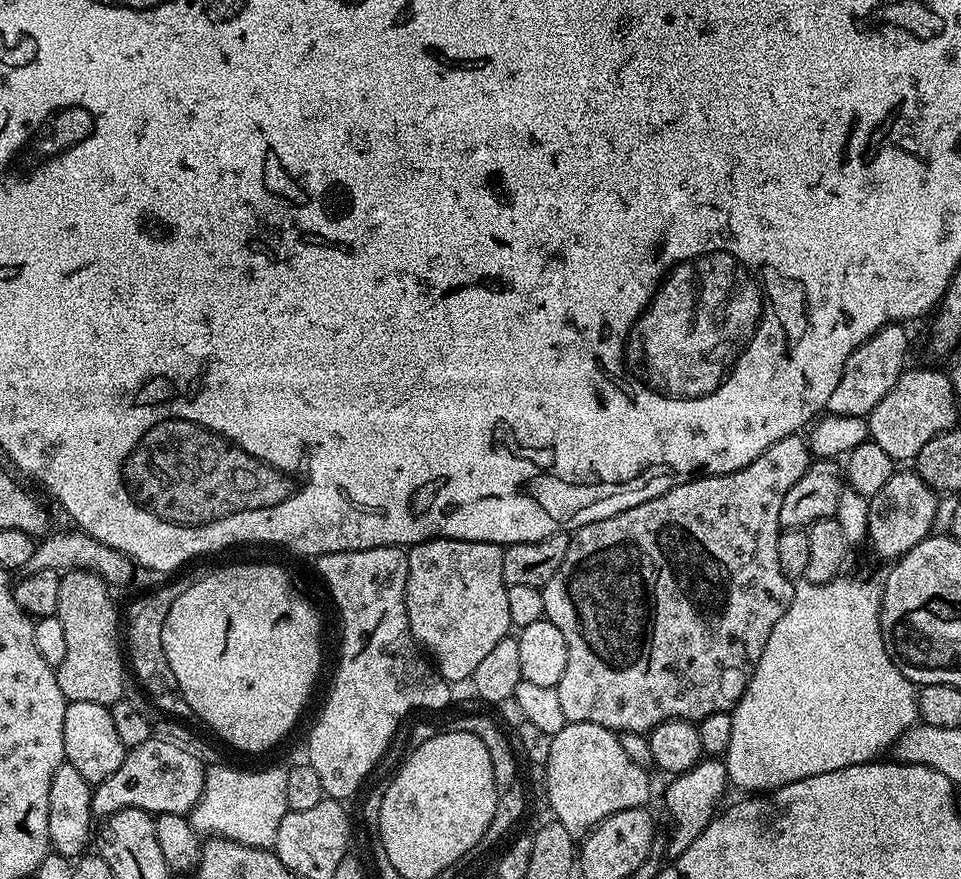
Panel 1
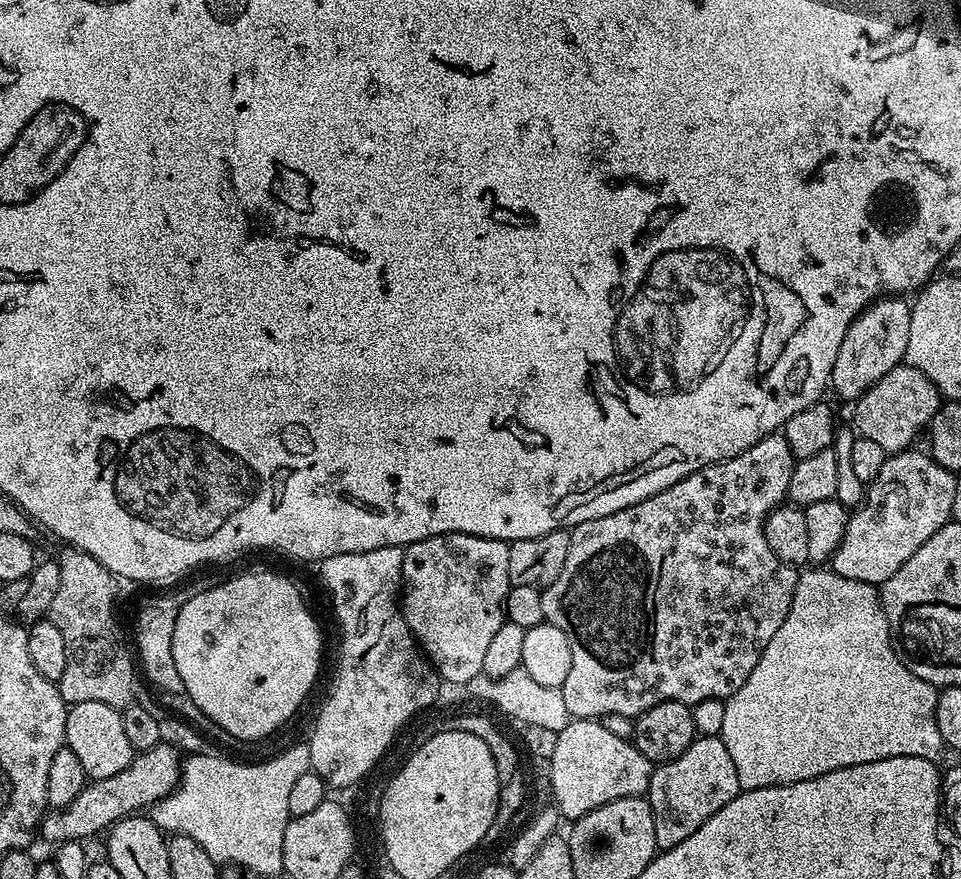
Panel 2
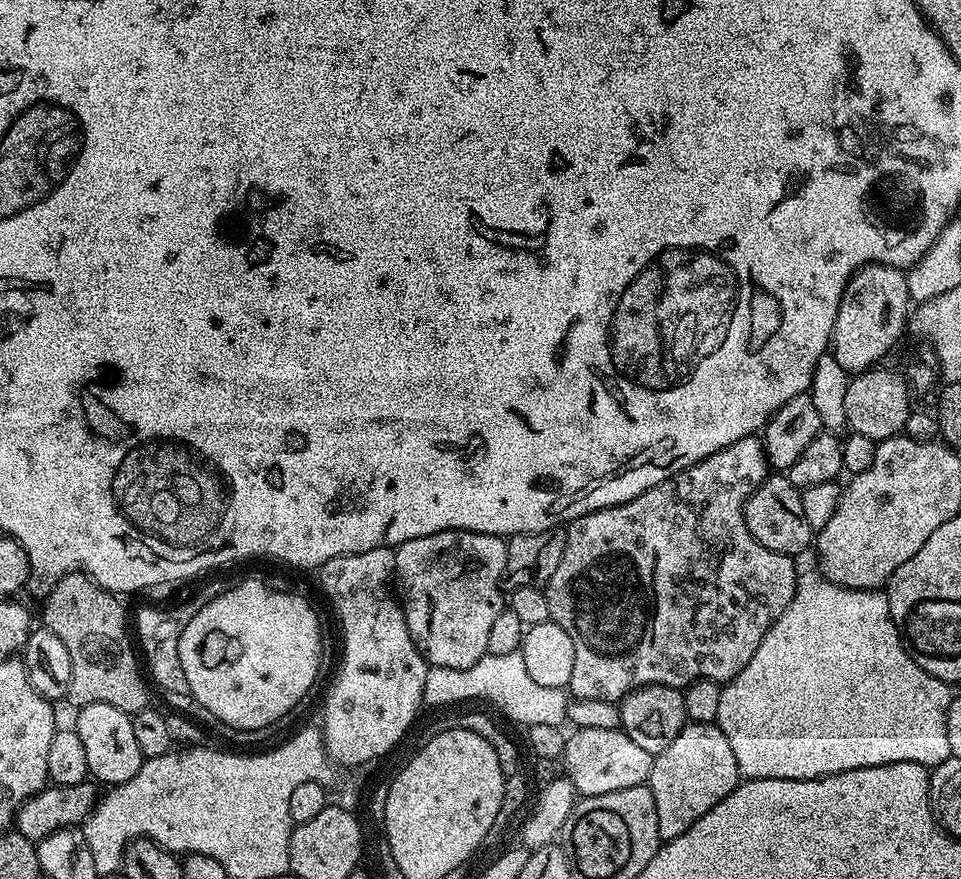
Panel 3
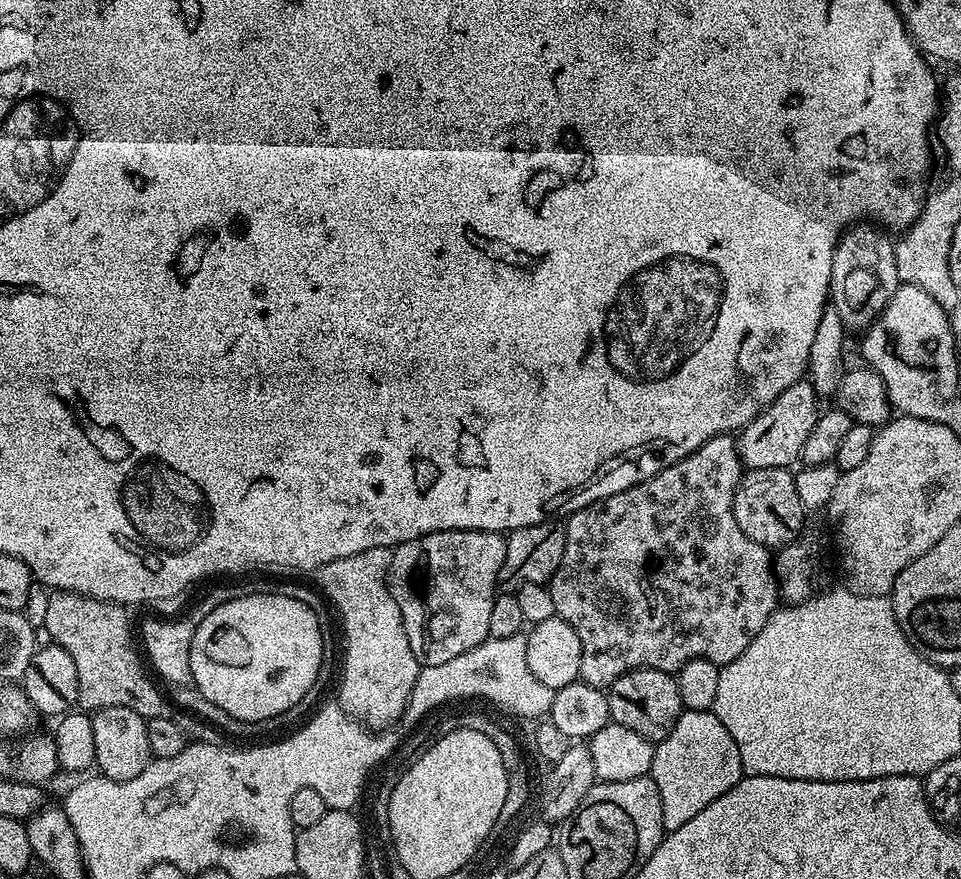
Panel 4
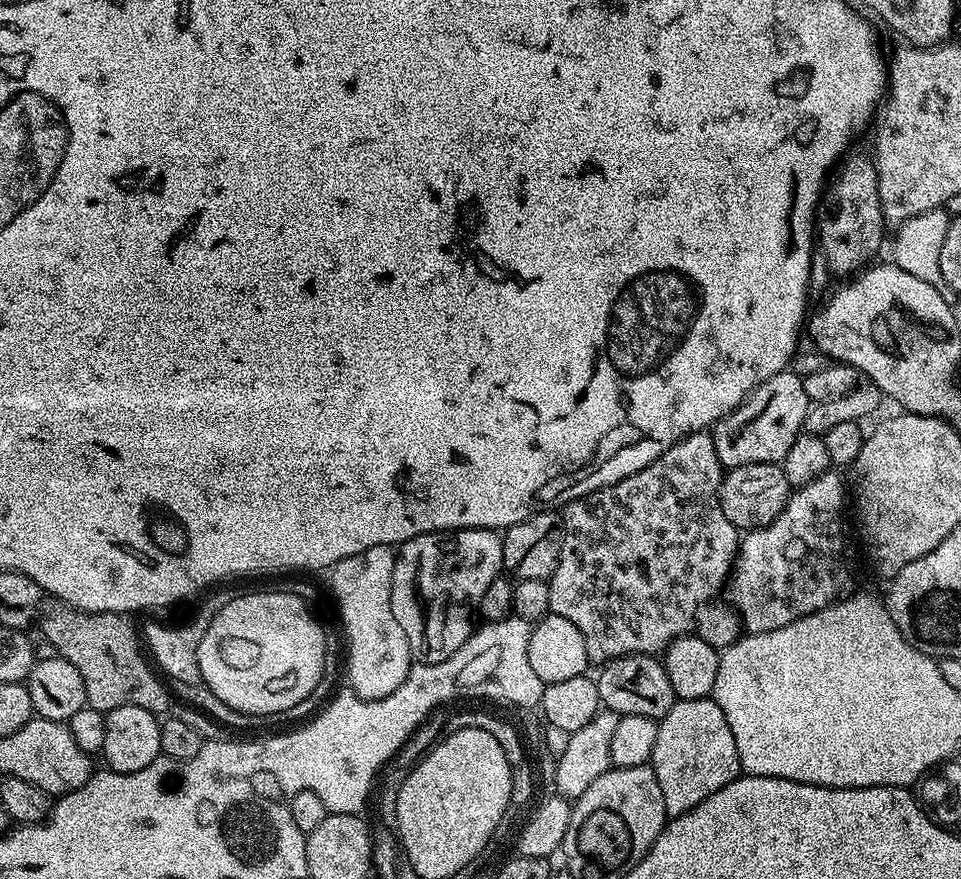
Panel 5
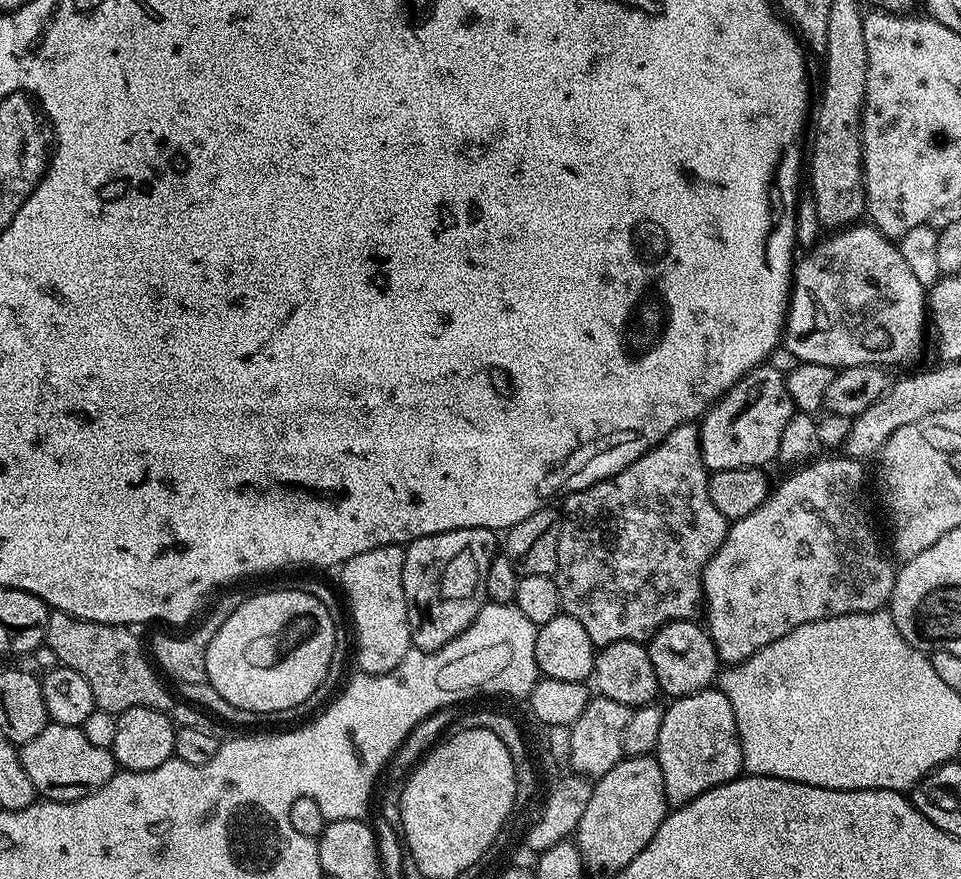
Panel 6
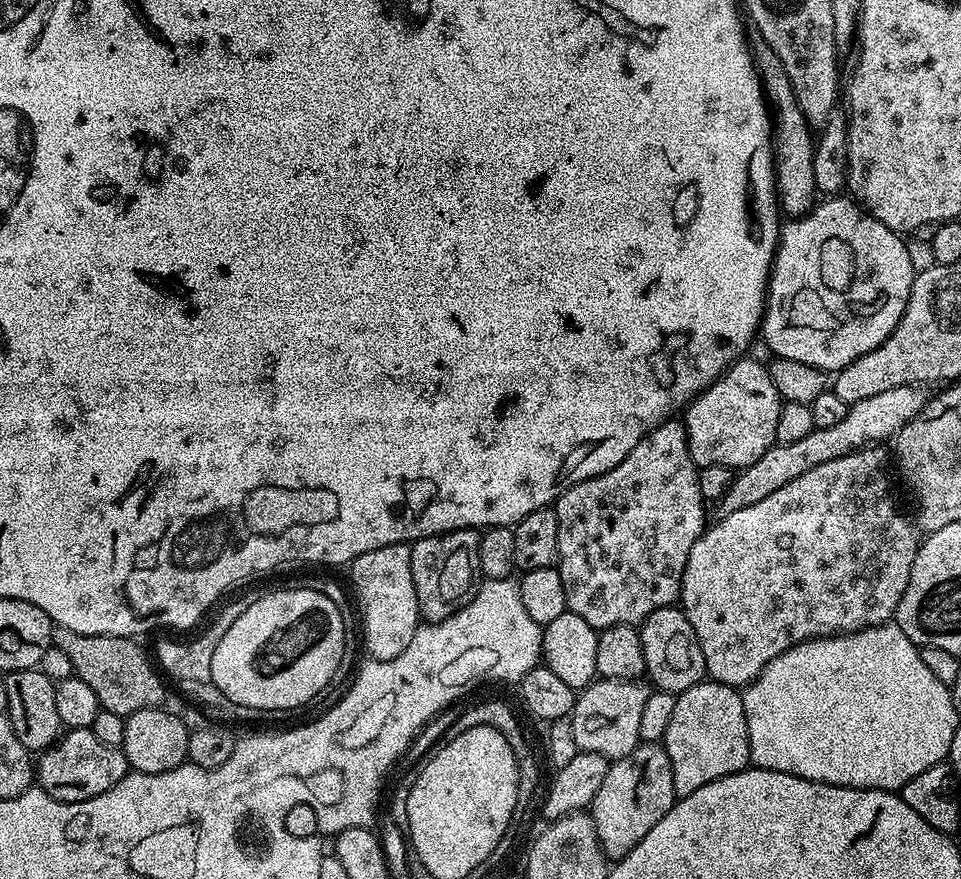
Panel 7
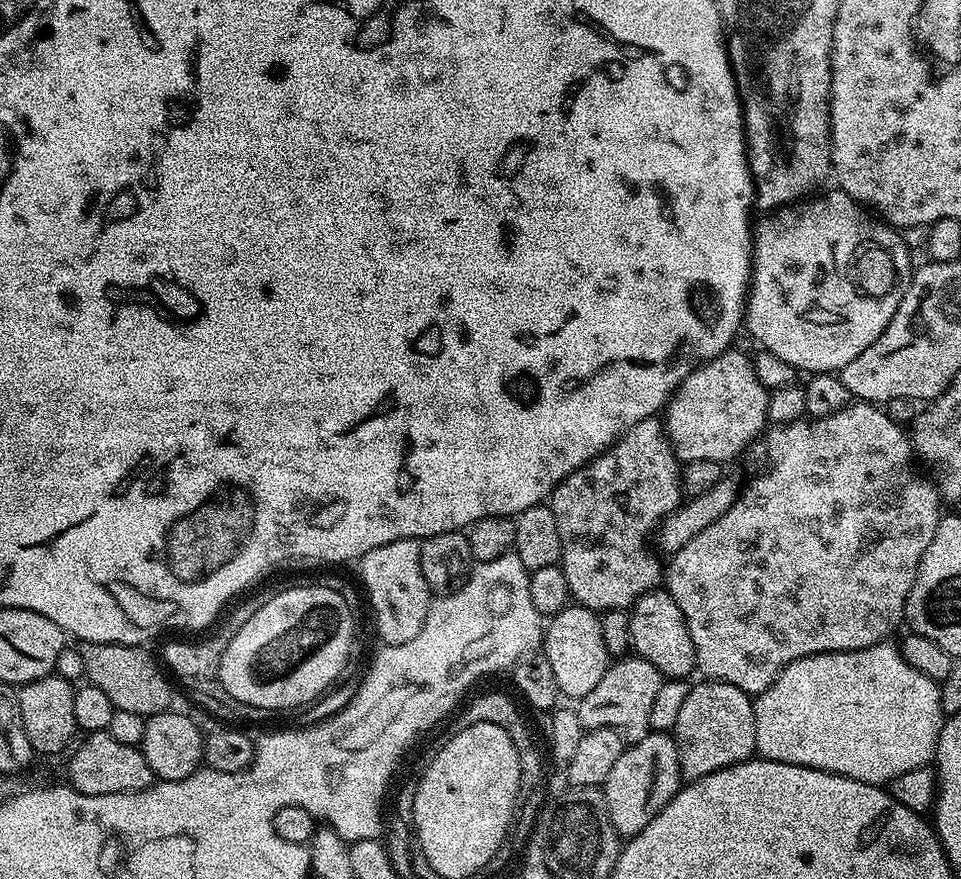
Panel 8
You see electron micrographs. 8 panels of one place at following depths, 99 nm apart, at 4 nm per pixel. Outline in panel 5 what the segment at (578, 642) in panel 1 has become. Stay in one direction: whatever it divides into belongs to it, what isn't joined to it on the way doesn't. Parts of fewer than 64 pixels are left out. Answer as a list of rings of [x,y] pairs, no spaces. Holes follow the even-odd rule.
[[[711,431],[695,432],[686,438],[682,438],[666,454],[654,458],[650,466],[638,470],[638,474],[630,474],[622,478],[617,484],[611,484],[592,492],[588,496],[579,496],[577,500],[563,505],[562,519],[564,521],[564,537],[562,538],[562,554],[558,566],[554,570],[552,579],[548,581],[550,590],[551,615],[561,616],[569,622],[574,622],[578,630],[582,630],[586,642],[586,654],[593,665],[603,666],[608,661],[619,656],[630,654],[660,654],[668,645],[673,644],[679,636],[697,636],[702,638],[711,648],[723,650],[729,648],[735,640],[742,635],[740,617],[720,597],[720,591],[725,591],[729,583],[732,566],[736,562],[736,554],[740,550],[741,533],[722,514],[720,505],[720,484],[724,481],[725,467],[718,458],[718,452],[714,450],[714,438]]]

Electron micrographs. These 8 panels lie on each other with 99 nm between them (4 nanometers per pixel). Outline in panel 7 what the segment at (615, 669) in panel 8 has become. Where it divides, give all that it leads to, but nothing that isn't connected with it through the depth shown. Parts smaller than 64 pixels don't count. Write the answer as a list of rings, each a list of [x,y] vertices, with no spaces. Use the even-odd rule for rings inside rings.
[[[597,678],[588,687],[579,689],[570,717],[577,749],[602,754],[610,762],[626,758],[626,754],[641,743],[638,725],[642,719],[642,706],[646,706],[649,694],[649,685],[640,680]]]

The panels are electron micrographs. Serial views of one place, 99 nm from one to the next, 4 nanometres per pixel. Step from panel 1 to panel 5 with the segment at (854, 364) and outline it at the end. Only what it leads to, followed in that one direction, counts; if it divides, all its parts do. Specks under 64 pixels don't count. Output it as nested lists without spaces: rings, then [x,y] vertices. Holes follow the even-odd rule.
[[[854,152],[843,157],[838,171],[831,177],[830,183],[825,187],[822,197],[822,211],[818,216],[818,244],[826,256],[828,267],[836,274],[838,272],[859,273],[865,265],[877,259],[876,251],[884,244],[886,221],[880,205],[876,166],[869,157],[867,160],[862,153]]]

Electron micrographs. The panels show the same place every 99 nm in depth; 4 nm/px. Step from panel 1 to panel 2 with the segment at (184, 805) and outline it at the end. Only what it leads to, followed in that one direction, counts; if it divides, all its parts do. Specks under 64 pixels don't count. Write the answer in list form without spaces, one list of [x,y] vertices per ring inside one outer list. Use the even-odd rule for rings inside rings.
[[[155,744],[150,750],[135,753],[130,762],[130,766],[126,766],[126,770],[112,775],[111,778],[89,780],[88,783],[84,785],[84,789],[78,794],[78,798],[74,798],[74,802],[70,802],[70,806],[49,811],[38,825],[39,839],[49,840],[52,846],[59,846],[66,843],[67,840],[84,842],[87,841],[87,836],[92,836],[95,832],[100,831],[100,833],[103,833],[105,830],[111,828],[116,821],[123,818],[123,816],[140,814],[145,810],[151,809],[153,804],[164,800],[175,790],[176,785],[180,782],[181,767],[181,753],[168,744]]]

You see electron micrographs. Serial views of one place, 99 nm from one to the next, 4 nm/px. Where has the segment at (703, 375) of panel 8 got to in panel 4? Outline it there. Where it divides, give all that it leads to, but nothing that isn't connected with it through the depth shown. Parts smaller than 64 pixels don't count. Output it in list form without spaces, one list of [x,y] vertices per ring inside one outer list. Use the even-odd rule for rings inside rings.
[[[801,378],[794,386],[782,390],[769,408],[757,414],[746,427],[740,429],[736,449],[740,452],[740,462],[745,469],[788,468],[800,460],[802,446],[814,430],[814,422],[822,411],[821,397],[816,395],[808,378]]]

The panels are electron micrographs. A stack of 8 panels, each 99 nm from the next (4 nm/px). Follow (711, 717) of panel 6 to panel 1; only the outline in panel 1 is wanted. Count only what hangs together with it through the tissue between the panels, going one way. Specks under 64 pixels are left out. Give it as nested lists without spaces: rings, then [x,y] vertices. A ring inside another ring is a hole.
[[[701,758],[688,772],[671,777],[667,782],[664,808],[672,819],[672,837],[666,840],[666,852],[669,857],[673,857],[680,856],[682,850],[686,850],[686,846],[690,846],[690,842],[694,842],[694,838],[698,838],[698,834],[702,834],[704,827],[717,815],[721,807],[720,799],[723,798],[724,791],[730,788],[730,781],[728,767],[724,765],[723,759]]]

